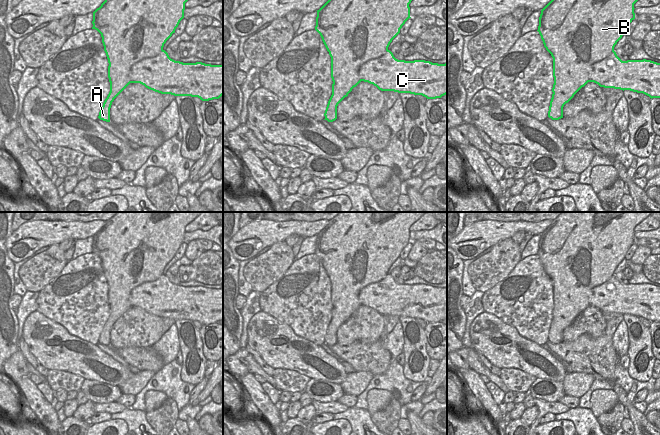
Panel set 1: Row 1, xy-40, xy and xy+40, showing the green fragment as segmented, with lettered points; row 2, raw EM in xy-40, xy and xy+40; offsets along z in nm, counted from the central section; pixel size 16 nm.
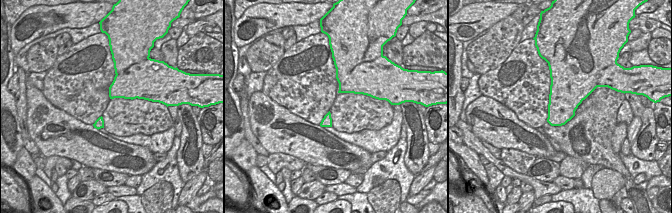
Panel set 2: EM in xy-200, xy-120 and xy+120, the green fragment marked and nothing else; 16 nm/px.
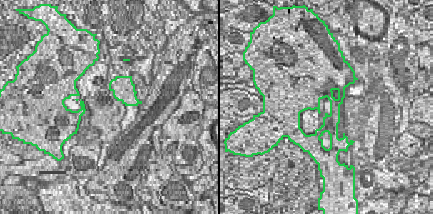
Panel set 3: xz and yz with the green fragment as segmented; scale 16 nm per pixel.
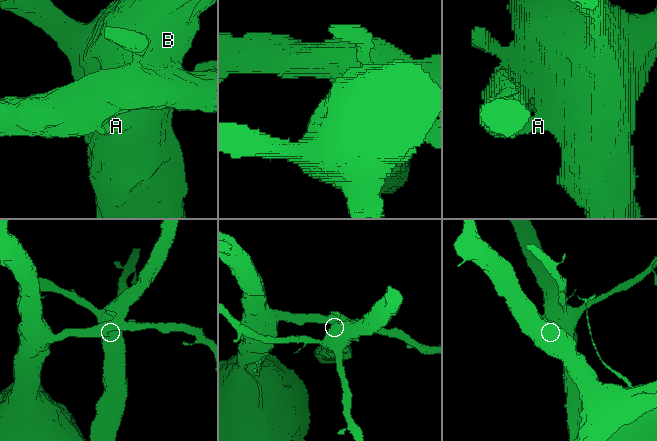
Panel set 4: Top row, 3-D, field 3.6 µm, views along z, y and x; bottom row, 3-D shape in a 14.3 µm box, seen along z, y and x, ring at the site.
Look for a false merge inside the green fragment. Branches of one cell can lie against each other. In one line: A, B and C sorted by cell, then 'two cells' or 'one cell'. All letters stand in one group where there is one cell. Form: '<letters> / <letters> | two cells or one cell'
A B / C | two cells

